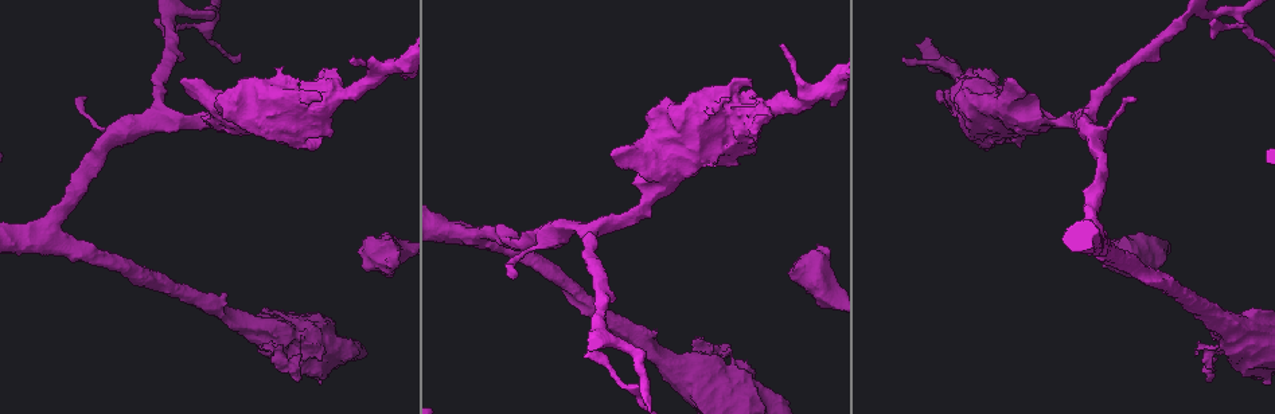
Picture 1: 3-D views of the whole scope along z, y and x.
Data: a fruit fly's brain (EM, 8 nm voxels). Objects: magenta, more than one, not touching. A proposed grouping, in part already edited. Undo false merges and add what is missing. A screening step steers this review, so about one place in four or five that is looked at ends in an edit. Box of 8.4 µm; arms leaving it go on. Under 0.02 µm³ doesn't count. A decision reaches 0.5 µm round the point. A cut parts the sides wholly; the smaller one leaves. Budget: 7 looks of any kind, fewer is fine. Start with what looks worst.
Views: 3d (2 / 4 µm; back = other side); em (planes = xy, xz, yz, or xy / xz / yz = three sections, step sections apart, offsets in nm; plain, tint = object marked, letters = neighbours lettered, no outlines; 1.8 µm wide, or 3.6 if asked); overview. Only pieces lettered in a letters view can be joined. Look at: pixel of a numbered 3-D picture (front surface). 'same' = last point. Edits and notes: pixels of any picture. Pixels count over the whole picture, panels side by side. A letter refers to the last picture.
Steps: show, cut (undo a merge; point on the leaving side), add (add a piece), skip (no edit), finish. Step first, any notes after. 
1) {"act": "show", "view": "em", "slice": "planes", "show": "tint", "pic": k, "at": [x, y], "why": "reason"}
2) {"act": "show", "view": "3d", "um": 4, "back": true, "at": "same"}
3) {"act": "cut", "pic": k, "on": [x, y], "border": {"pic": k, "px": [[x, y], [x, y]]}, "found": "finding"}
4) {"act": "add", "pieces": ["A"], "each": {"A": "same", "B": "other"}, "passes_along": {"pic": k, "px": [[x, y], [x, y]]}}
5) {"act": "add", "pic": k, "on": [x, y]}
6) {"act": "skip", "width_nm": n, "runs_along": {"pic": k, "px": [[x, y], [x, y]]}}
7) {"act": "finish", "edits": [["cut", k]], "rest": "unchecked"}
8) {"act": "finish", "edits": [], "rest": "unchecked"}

{"act": "show", "view": "em", "slice": "planes", "show": "letters", "pic": 1, "at": [626, 386], "why": "abrupt turn"}

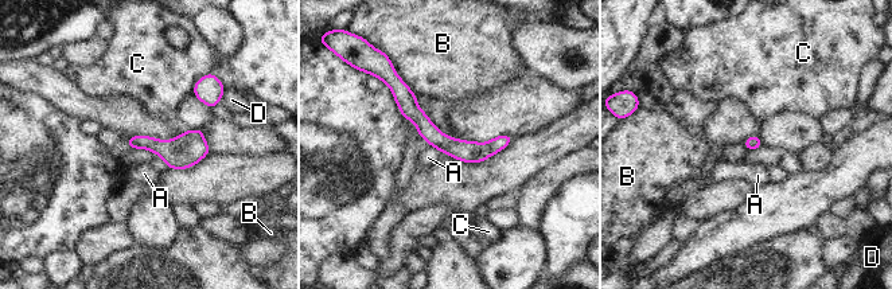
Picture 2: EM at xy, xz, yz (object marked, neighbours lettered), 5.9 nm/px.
{"act": "skip", "each": {"A": "other", "B": "other", "C": "other", "D": "other"}, "border": {"pic": 2, "px": [[431, 147], [441, 152]]}, "found": "one neuron here"}

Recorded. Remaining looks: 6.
{"act": "show", "view": "em", "um": 3.6, "slice": "planes", "show": "letters", "pic": 1, "at": [967, 91], "why": "thick end"}

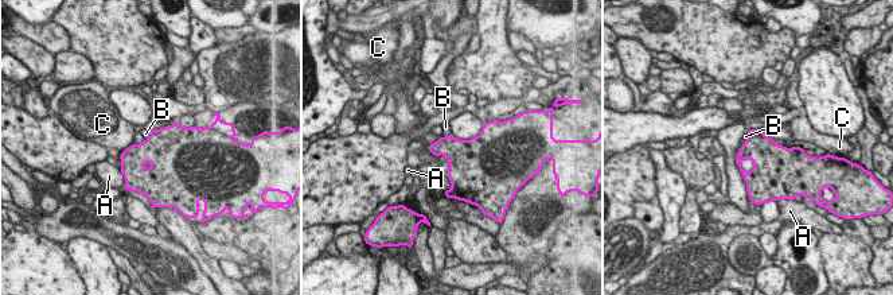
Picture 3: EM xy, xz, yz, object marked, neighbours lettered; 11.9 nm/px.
{"act": "skip", "longest_contact_nm": ["C", 200], "each": {"A": "other", "B": "other", "C": "other"}, "border": {"pic": 3, "px": [[149, 131], [144, 140]]}, "found": "no lettered piece goes on from it"}

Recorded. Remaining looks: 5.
{"act": "show", "view": "em", "um": 3.6, "slice": "planes", "show": "tint", "pic": 1, "at": [334, 95], "why": "calibre changes"}

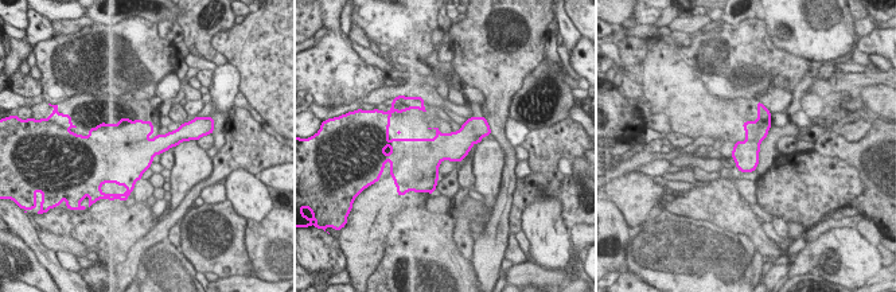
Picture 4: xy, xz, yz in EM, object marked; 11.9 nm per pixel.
{"act": "show", "view": "em", "um": 3.6, "slice": "planes", "show": "letters", "at": "same", "why": "what lies round it"}

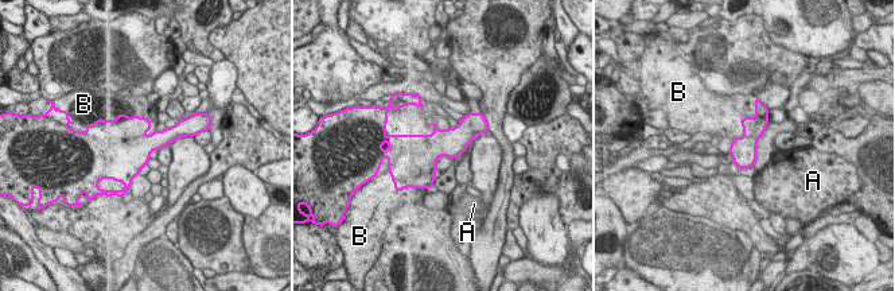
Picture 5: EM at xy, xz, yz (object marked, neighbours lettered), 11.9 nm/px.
{"act": "skip", "width_nm": 320, "each": {"A": "other", "B": "other"}, "found": "all the same neuron"}

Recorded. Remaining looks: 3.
{"act": "finish", "edits": [], "rest": "unchecked"}

